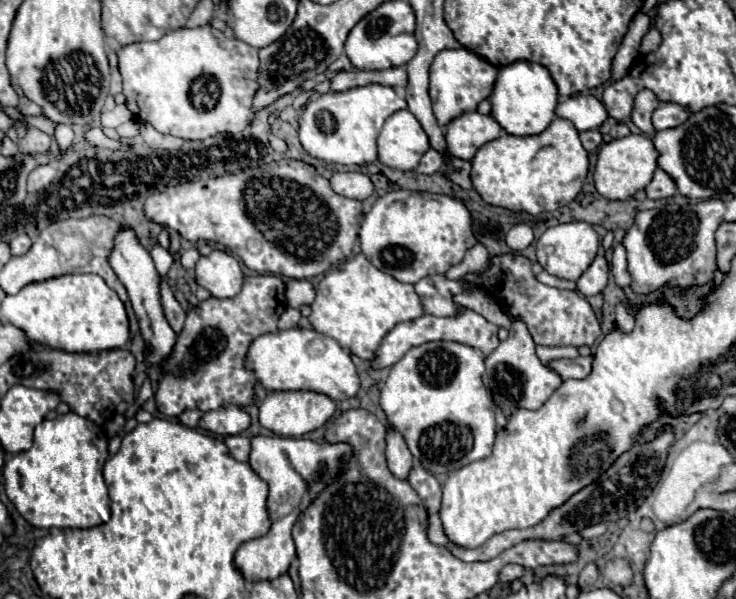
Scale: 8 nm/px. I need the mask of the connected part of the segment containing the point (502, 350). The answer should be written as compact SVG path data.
M514 320L508 340L500 342L500 346L486 356L486 386L492 392L496 406L502 408L506 418L510 418L510 414L516 408L538 410L560 384L562 384L562 378L538 360L534 352L534 342L524 322L520 320Z

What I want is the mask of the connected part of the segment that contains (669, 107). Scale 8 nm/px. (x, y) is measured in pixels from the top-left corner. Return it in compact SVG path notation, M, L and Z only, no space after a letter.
M662 104L660 108L654 110L652 114L652 124L654 130L668 130L668 128L676 128L680 124L684 124L684 120L690 116L690 112L678 104Z

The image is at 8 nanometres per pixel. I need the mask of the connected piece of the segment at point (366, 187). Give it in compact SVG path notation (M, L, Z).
M336 172L330 184L336 194L342 194L354 200L366 200L374 192L372 180L362 172Z

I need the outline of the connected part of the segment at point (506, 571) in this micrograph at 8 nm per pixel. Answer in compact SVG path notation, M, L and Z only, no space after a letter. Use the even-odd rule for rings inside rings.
M506 564L500 570L500 580L502 582L512 582L512 580L518 580L522 574L524 574L524 568L520 564Z

